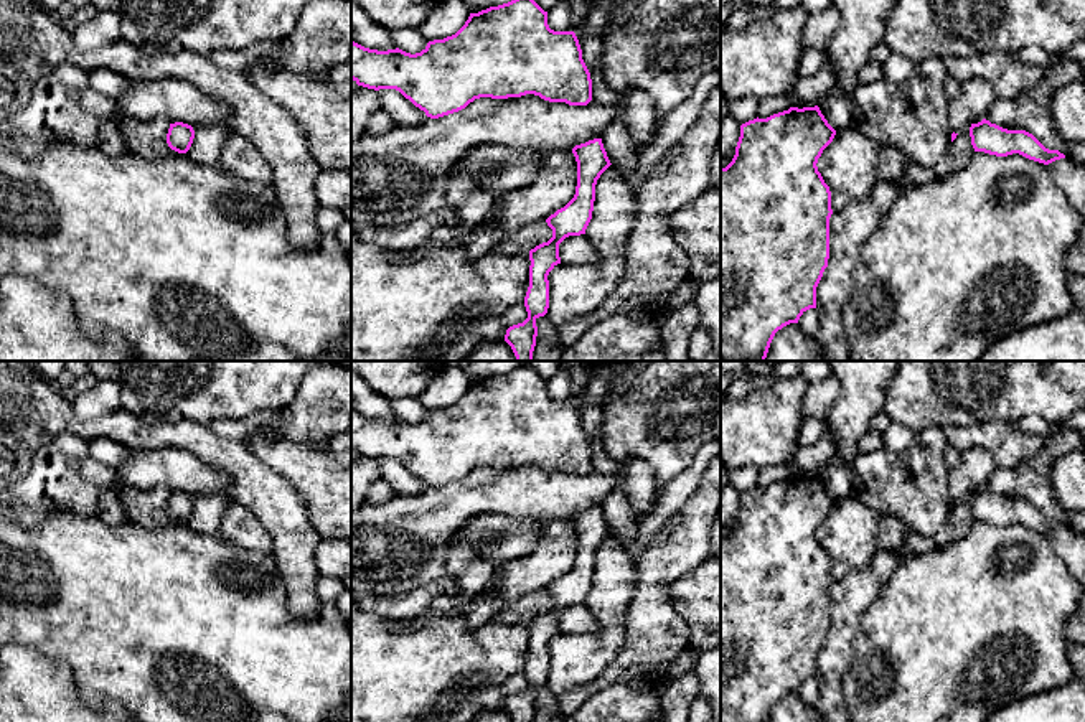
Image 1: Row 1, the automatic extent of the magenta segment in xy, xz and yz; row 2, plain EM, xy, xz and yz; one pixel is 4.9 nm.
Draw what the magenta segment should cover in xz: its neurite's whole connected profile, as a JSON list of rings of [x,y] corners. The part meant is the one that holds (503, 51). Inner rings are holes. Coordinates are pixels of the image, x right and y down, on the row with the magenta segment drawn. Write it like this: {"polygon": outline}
{"polygon": [[[511,0],[470,13],[452,36],[416,54],[378,51],[351,41],[351,79],[368,89],[396,89],[430,119],[480,97],[526,94],[587,105],[592,79],[574,31],[554,31],[534,0]]]}

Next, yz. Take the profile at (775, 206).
{"polygon": [[[818,105],[740,125],[735,155],[721,168],[721,361],[765,361],[775,333],[816,308],[833,214],[816,163],[834,135]]]}

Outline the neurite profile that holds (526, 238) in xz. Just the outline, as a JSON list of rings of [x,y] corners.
[[[546,221],[534,223],[505,237],[503,242],[498,244],[495,249],[508,256],[519,256],[529,252],[542,242],[547,242],[551,237],[552,229],[547,226]]]

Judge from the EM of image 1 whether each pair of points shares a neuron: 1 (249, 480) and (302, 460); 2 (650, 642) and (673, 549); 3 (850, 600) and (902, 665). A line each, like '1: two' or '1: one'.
1: two
2: one
3: two

